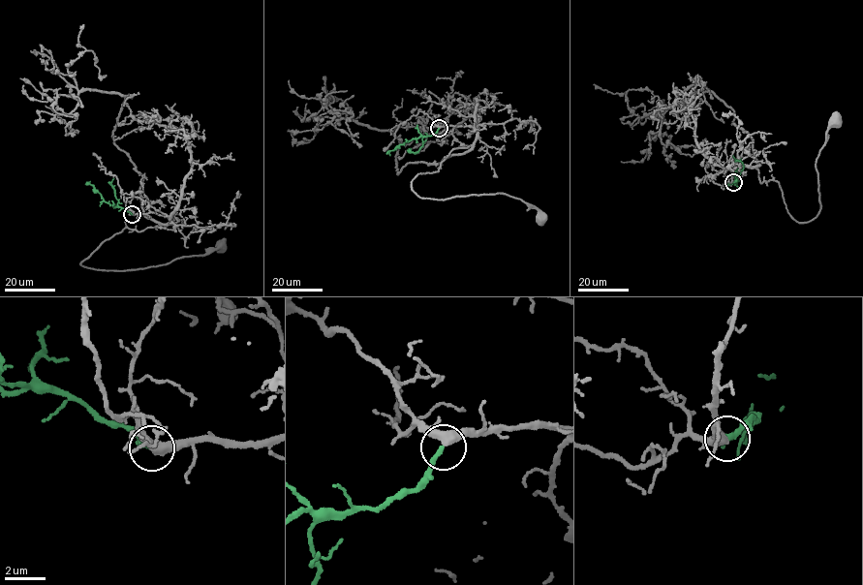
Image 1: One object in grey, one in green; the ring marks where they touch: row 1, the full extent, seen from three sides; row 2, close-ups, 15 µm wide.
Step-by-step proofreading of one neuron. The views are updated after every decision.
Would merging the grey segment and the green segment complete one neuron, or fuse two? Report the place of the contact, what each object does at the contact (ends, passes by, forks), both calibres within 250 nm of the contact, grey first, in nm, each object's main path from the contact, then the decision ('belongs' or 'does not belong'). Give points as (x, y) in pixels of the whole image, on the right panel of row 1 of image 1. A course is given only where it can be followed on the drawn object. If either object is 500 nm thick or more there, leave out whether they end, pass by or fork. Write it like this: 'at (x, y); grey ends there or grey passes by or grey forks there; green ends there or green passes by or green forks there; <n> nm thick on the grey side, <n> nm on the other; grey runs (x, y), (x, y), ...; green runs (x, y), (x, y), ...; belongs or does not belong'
at (733, 182); grey forks there; green ends there; 340 nm thick on the grey side, 240 nm on the other; grey runs (733, 182), (736, 167), (755, 167), (761, 183), (777, 181), (796, 221), (815, 218), (816, 163), (836, 123); green runs (733, 182), (736, 182), (734, 175), (738, 168); belongs

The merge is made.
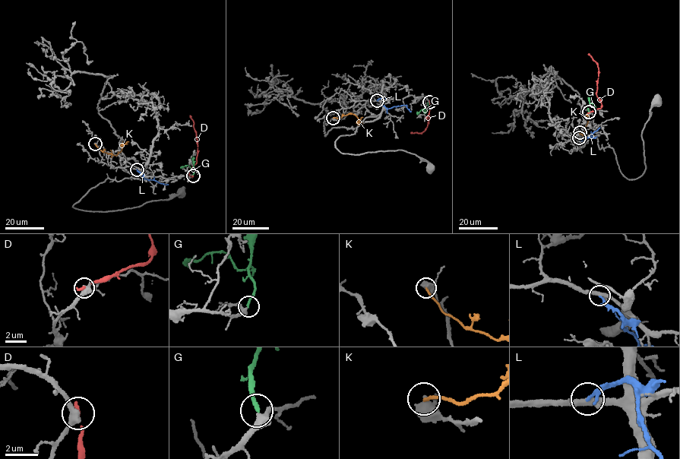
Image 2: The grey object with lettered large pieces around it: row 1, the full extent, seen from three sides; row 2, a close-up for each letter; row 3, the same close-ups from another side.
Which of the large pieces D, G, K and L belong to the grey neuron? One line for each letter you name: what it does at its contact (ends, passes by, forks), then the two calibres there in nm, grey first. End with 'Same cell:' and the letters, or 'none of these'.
G: it ends; calibres 400 and 220 nm
Same cell: G

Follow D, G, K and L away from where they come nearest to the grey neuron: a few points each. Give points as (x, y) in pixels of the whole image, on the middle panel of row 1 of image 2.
D: (429, 102), (426, 118), (430, 116), (425, 131), (422, 134), (410, 133)
G: (429, 102), (428, 107), (417, 114)
K: (333, 118), (354, 114), (358, 122), (362, 117)
L: (377, 100), (381, 99), (387, 108), (405, 105), (410, 112)

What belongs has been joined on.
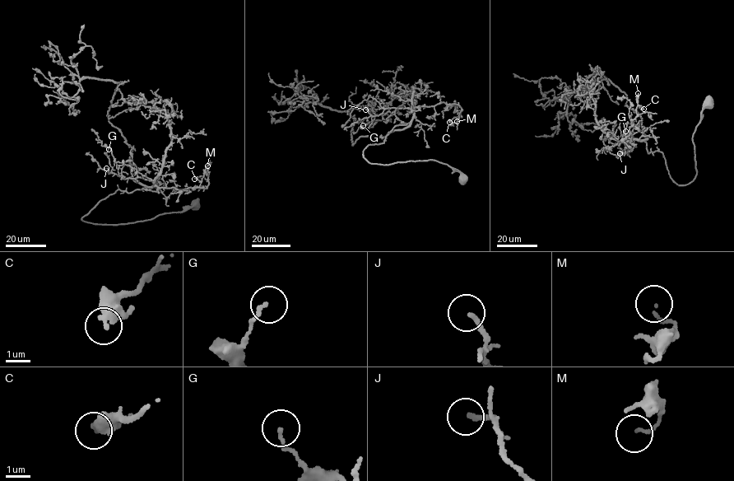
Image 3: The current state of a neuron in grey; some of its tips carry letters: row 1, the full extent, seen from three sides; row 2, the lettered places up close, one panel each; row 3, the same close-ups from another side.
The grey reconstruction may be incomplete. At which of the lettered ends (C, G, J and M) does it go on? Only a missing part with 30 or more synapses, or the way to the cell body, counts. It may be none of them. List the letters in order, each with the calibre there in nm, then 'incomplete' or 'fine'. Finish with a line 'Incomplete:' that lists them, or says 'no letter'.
C: 320 nm | fine
G: 130 nm | fine
J: 190 nm | fine
M: 100 nm | fine
Incomplete: no letter

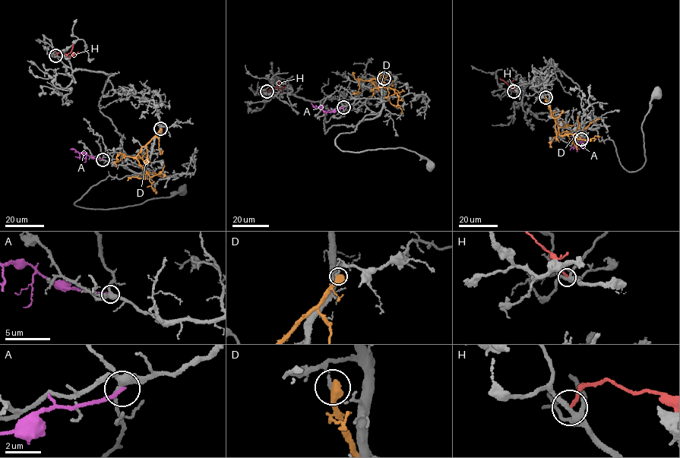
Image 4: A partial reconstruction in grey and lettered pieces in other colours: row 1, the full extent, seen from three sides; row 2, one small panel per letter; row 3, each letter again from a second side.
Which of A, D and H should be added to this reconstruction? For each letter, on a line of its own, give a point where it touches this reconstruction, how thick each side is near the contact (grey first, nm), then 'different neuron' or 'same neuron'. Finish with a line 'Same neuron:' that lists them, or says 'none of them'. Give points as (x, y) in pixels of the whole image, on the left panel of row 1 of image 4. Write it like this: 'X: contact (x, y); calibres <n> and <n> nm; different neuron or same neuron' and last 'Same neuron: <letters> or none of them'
A: contact (102, 159); calibres 320 and 190 nm; different neuron
D: contact (160, 128); calibres 140 and 600 nm; different neuron
H: contact (55, 55); calibres 240 and 200 nm; different neuron
Same neuron: none of them

